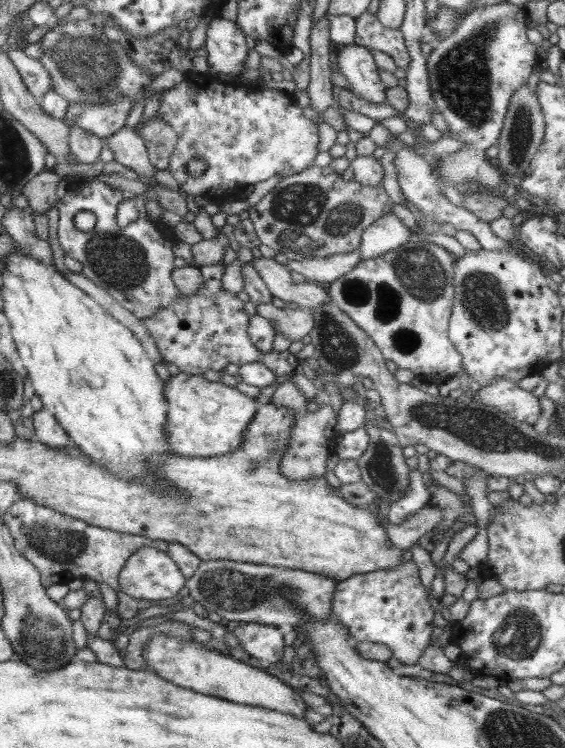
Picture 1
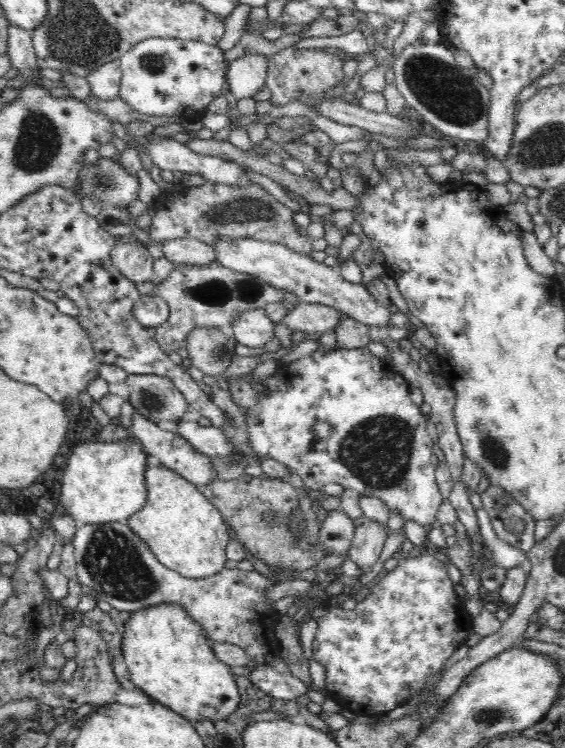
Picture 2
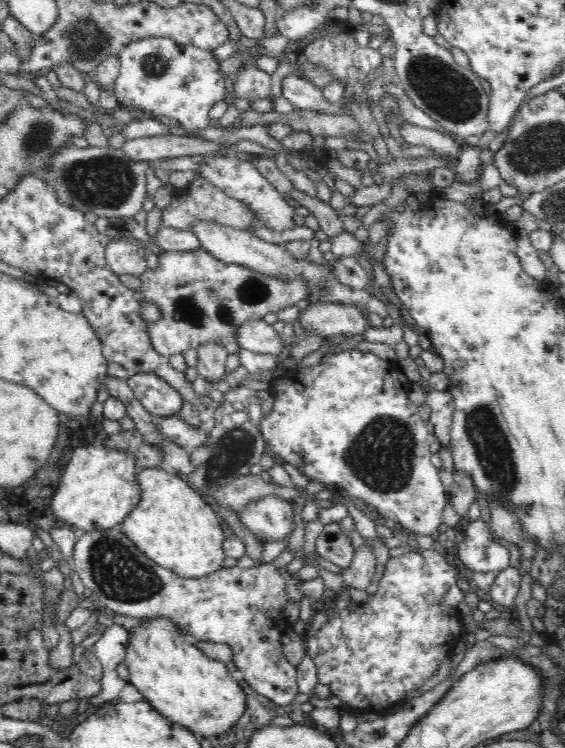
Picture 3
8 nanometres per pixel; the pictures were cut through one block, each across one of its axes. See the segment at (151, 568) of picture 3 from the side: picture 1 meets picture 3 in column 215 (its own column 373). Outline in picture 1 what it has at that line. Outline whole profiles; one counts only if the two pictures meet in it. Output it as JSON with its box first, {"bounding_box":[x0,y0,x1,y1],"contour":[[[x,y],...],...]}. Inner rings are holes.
{"bounding_box":[332,557,435,665],"contour":[[[411,557],[392,570],[354,574],[338,581],[332,597],[332,613],[348,627],[353,645],[360,641],[386,645],[392,649],[392,658],[410,665],[417,664],[430,645],[435,627],[430,591],[422,585],[419,570]]]}

